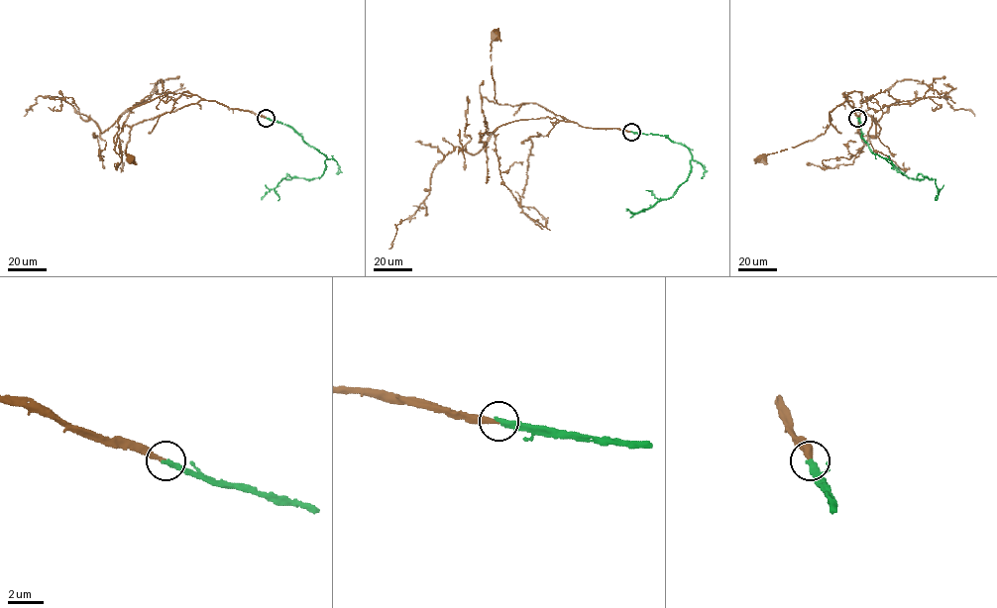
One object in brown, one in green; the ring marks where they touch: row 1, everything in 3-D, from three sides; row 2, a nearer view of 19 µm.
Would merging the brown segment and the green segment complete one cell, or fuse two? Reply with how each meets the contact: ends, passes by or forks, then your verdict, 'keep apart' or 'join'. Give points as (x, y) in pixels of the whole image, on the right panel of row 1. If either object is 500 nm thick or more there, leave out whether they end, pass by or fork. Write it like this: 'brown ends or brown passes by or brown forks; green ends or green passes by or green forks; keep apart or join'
brown ends; green ends; join

